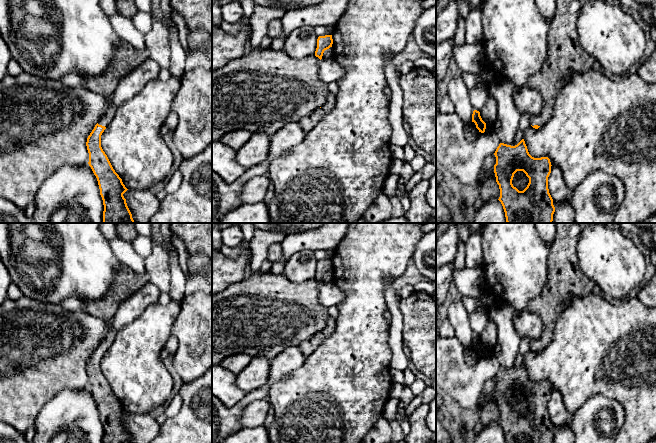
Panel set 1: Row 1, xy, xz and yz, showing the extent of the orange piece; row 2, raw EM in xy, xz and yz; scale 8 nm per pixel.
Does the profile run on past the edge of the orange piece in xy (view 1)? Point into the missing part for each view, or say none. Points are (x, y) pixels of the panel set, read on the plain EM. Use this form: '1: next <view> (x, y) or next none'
1: next xy (110, 336)

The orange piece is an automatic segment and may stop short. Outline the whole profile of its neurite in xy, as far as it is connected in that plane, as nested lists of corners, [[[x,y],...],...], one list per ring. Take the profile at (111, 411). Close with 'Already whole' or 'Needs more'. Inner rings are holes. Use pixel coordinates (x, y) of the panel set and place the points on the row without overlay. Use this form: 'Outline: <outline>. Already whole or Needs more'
Outline: [[[111,328],[87,362],[89,390],[97,402],[103,424],[103,443],[133,443],[123,418],[128,414],[101,371],[101,359],[112,345],[116,331]]]. Needs more

